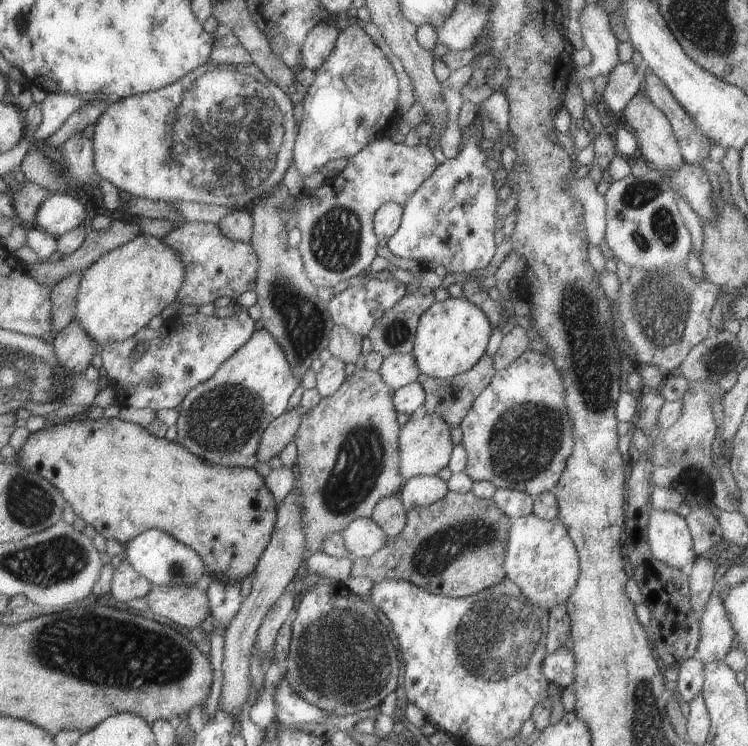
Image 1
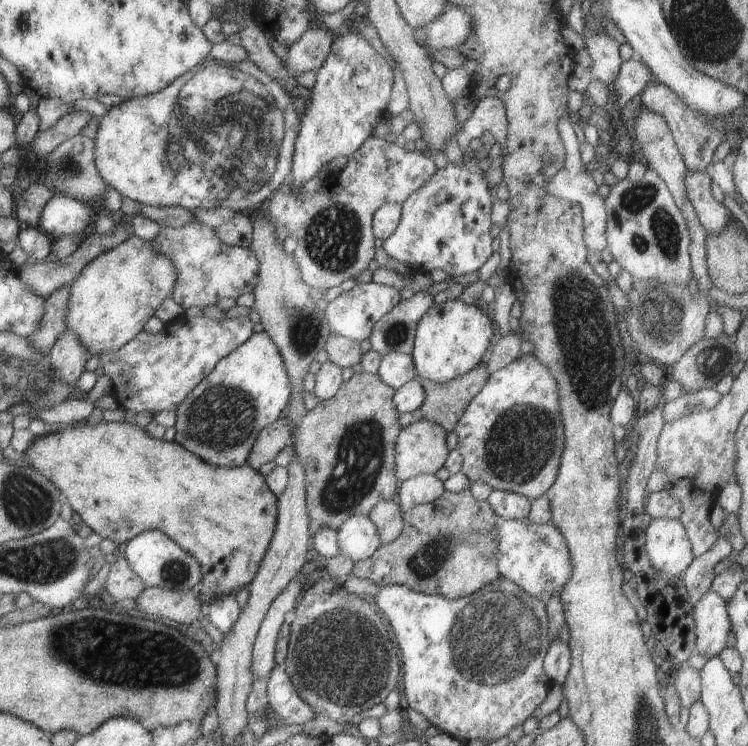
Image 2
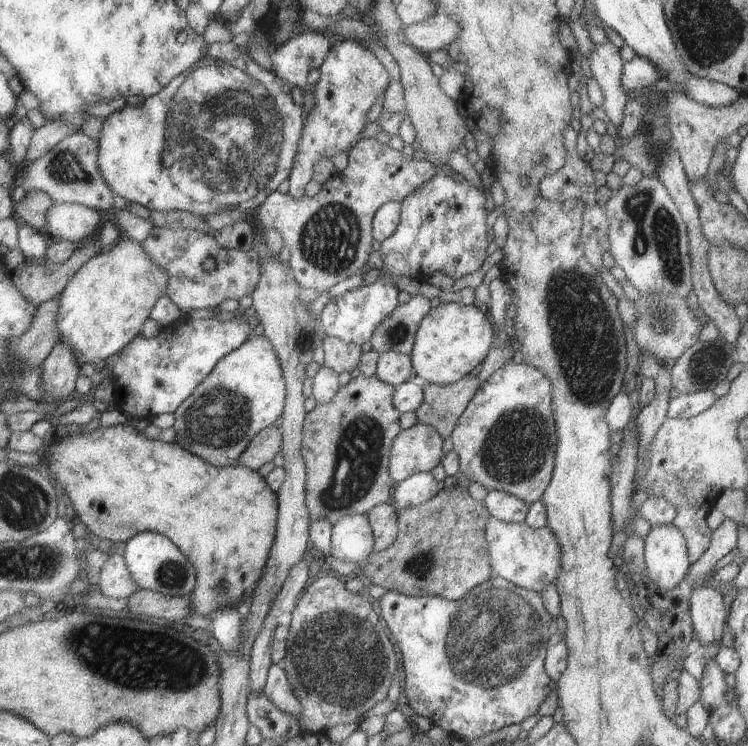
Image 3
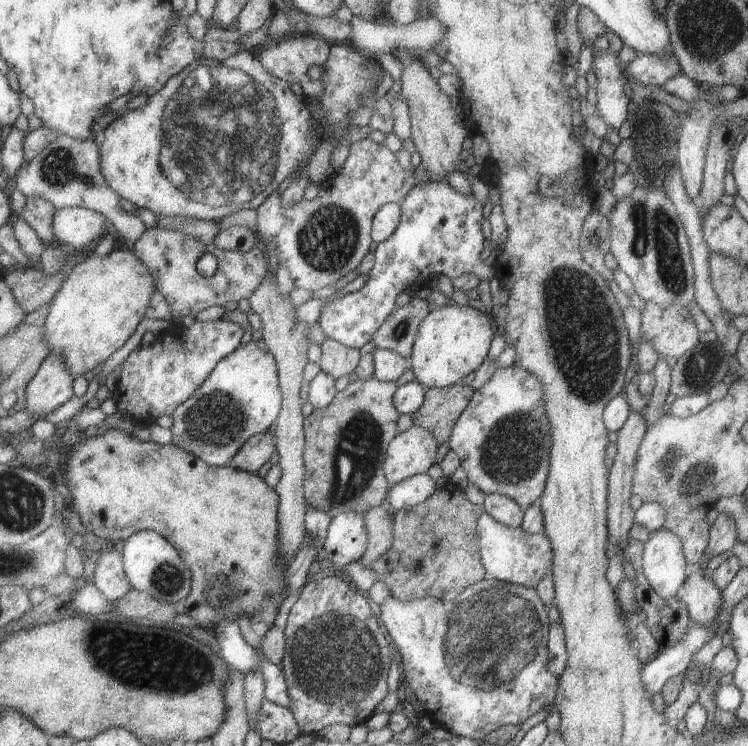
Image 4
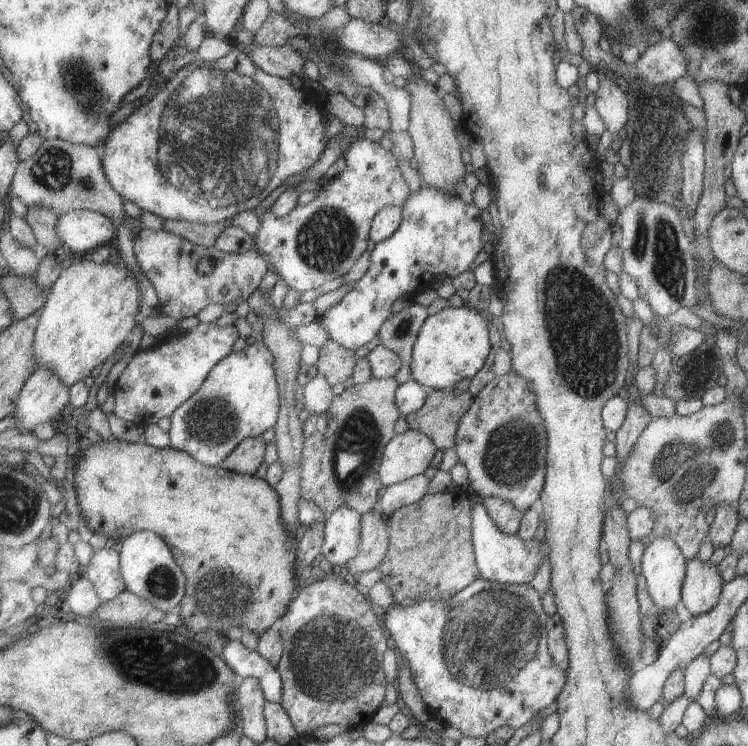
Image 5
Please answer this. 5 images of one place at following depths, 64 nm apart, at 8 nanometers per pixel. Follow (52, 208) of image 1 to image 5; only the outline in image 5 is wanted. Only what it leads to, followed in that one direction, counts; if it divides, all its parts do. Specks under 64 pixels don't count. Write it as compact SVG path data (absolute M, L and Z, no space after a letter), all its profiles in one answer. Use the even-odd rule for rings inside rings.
M87 209L60 214L55 221L55 232L64 251L74 256L101 245L112 245L113 230L112 222L104 214Z

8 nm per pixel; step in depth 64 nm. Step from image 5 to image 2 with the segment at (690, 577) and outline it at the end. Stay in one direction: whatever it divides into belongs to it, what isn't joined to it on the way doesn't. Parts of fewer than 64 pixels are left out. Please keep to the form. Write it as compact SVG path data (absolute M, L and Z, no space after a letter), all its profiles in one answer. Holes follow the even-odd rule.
M709 590L694 604L693 610L696 622L694 652L702 654L706 660L717 657L725 648L727 632L731 630L726 600Z

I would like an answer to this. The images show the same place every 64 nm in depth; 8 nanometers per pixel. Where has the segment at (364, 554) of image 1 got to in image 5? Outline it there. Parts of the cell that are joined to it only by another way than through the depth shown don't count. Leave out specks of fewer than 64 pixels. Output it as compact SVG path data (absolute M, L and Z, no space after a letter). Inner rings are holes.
M347 507L336 508L331 514L326 514L323 532L324 539L320 554L323 555L327 562L332 564L334 570L339 570L349 559L352 559L358 553L360 514Z

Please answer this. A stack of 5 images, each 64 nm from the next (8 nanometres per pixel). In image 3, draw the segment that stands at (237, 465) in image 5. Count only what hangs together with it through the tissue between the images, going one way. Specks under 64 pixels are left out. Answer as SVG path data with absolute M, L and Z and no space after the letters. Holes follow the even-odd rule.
M269 425L253 436L250 443L239 455L238 464L256 470L265 462L272 460L282 445L282 436L278 426Z

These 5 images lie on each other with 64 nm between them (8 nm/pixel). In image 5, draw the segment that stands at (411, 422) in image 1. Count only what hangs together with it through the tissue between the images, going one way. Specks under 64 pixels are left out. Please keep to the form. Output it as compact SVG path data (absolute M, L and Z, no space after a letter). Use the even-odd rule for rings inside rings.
M411 428L393 435L384 446L378 477L383 488L421 474L435 454L434 442Z

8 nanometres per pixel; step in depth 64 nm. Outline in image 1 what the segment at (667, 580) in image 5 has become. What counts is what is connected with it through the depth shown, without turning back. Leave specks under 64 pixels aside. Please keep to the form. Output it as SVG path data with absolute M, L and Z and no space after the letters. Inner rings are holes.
M652 510L648 516L646 533L653 558L664 562L670 567L680 570L684 564L694 562L694 559L697 557L692 549L692 538L688 524L685 522L684 517L676 512L670 510Z

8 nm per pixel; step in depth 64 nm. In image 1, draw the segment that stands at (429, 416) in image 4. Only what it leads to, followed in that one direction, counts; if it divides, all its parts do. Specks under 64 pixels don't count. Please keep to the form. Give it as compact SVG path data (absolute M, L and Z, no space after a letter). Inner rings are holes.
M483 353L481 358L469 370L456 374L448 379L434 379L419 373L416 381L422 384L424 390L424 408L427 413L439 415L451 428L463 420L464 414L471 408L471 403L487 386L487 383L497 372L492 365L492 357Z

